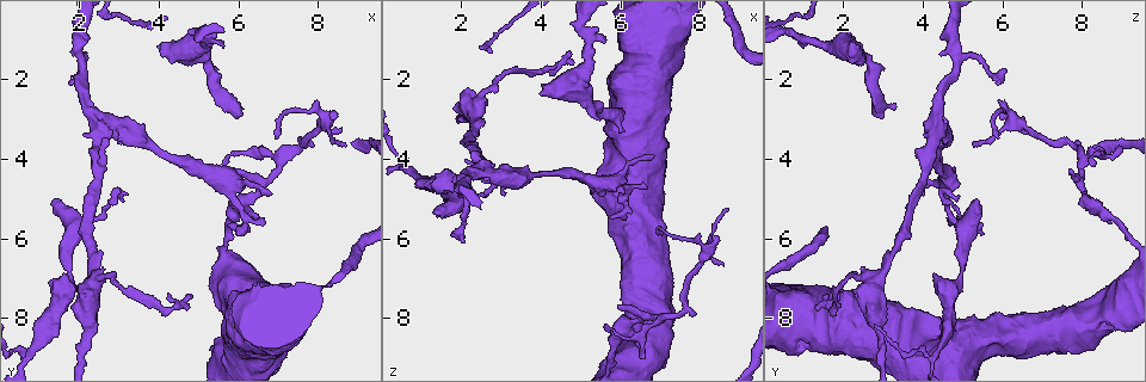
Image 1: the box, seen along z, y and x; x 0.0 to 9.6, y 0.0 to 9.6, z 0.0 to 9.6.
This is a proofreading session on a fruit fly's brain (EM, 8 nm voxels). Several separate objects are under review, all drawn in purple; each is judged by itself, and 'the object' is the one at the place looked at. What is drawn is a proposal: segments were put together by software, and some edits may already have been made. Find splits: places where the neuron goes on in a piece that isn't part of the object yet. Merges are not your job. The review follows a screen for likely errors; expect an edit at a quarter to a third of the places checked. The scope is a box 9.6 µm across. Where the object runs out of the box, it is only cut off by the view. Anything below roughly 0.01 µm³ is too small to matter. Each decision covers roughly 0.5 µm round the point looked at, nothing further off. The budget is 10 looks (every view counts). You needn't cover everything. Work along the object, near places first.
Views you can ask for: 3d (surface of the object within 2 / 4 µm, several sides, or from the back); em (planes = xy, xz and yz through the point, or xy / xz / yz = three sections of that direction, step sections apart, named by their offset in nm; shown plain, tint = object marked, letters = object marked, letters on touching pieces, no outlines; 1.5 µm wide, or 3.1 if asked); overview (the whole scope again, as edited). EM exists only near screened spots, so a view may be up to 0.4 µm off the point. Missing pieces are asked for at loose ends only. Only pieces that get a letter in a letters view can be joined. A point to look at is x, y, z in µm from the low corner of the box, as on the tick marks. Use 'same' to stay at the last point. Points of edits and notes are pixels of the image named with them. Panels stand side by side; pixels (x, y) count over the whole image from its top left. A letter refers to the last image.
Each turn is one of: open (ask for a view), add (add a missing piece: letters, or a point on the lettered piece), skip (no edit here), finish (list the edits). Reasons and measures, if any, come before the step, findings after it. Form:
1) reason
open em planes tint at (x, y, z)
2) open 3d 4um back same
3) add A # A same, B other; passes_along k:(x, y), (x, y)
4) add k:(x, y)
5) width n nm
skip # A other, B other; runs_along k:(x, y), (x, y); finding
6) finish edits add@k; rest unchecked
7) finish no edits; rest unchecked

an open end
open em xy step 8 tint at (4.00, 1.15, 2.45)

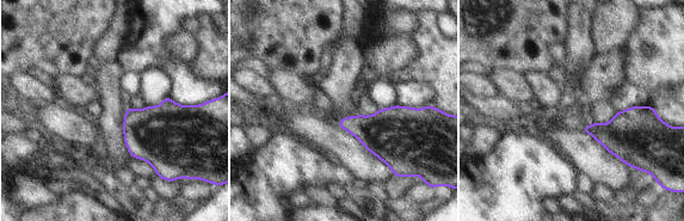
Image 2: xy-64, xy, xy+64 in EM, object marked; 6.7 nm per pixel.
open em xy step 8 letters same

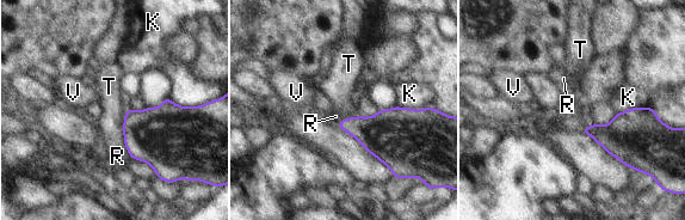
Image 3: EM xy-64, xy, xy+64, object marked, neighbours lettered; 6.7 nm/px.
skip # K other, R other, T other, V other; border 3:(127, 109), (122, 124); no lettered piece goes on from it

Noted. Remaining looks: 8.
branch stops here
open em yz step 4 tint at (5.60, 1.15, 1.00)

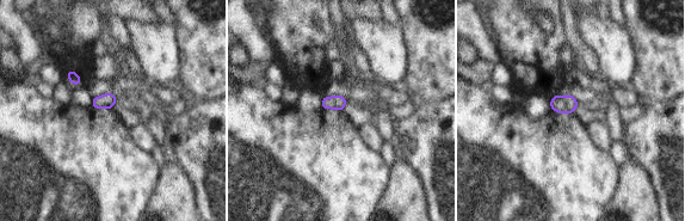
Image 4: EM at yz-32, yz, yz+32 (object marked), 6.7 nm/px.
open em planes tint same

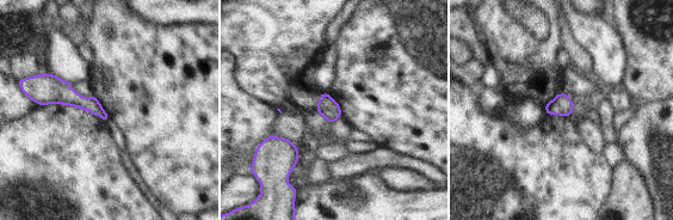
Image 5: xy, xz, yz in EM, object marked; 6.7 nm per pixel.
open em planes letters same

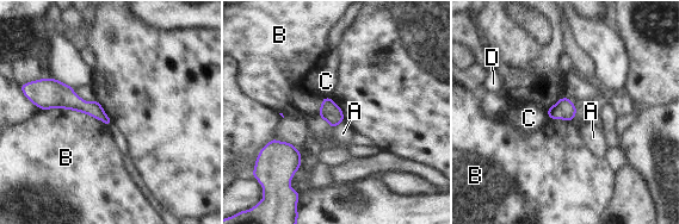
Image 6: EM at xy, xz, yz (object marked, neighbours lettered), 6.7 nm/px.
skip # A other, B other, C other, D other; border 6:(39, 107), (74, 109), (107, 125); none of them fits

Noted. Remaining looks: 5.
open 3d 2um at (4.25, 7.40, 1.90)

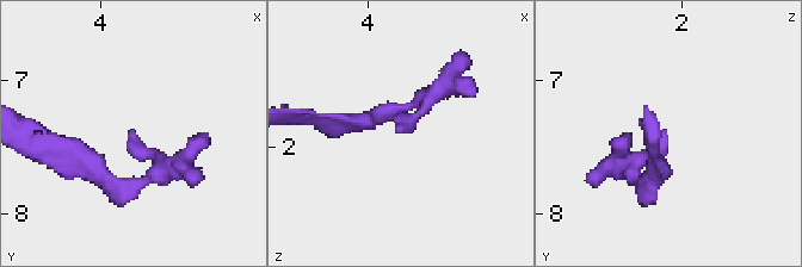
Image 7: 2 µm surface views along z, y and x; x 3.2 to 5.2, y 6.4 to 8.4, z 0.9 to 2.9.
open em yz step 8 letters at (4.24, 7.36, 1.90)

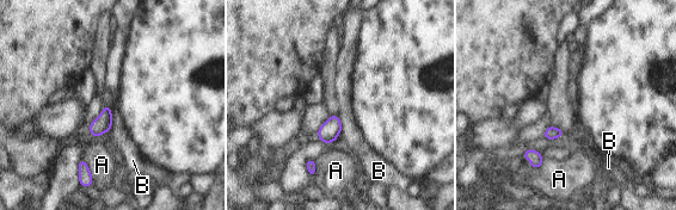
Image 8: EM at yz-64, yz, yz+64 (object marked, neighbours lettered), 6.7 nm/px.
another direction
open em planes letters same

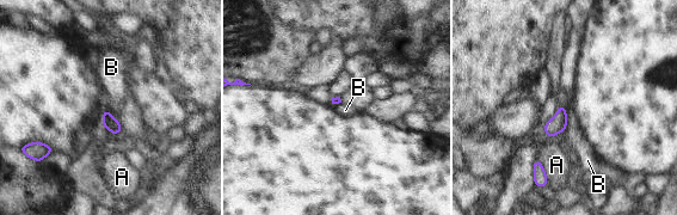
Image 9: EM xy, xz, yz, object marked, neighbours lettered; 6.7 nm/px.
skip # A other, B other; border 9:(565, 105), (566, 128), (562, 131); none of them fits

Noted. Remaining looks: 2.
tapers out
open em yz step 8 letters at (6.75, 5.65, 4.70)

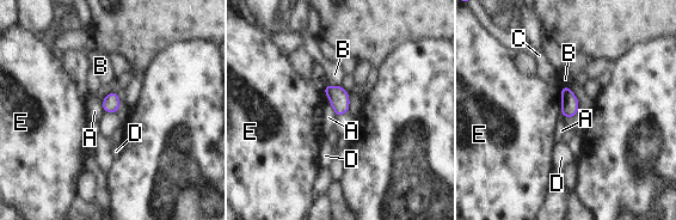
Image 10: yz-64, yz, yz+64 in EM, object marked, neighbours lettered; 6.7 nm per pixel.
another direction
open em planes letters same

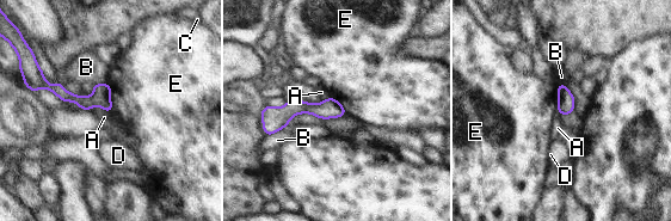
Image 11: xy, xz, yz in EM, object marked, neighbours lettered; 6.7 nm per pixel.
skip # A other, B other, C other, D other, E other; runs_along 11:(287, 108), (312, 108), (342, 112); none of them fits

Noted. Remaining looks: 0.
finish no edits; rest unchecked

